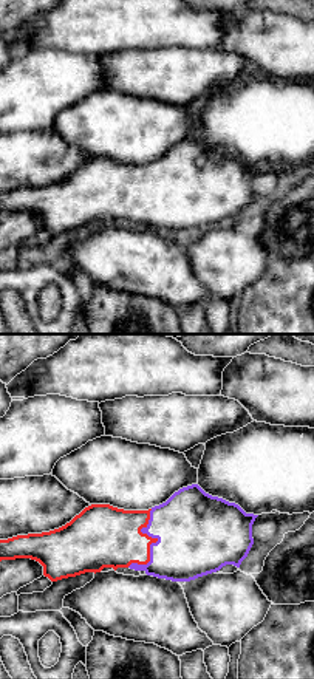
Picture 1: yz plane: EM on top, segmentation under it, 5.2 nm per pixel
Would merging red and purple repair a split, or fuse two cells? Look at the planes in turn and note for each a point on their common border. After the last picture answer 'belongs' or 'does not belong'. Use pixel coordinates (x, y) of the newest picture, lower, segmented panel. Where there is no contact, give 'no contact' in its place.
meets red at (153, 542)

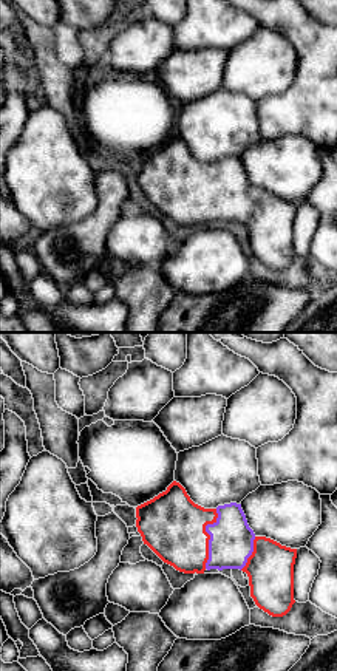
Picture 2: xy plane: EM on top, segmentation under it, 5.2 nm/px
meets red at (209, 537)

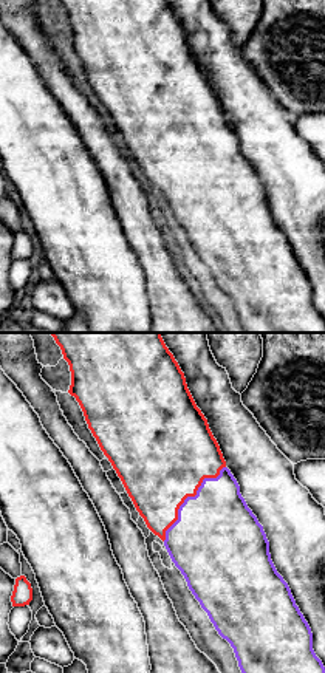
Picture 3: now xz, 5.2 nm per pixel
meets red at (188, 495)

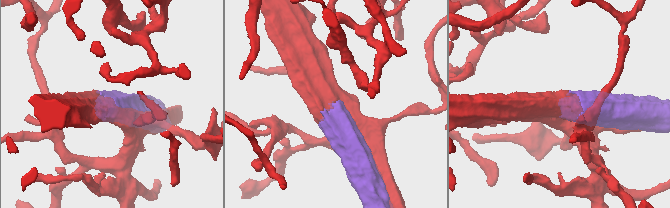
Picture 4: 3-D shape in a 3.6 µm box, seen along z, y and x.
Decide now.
belongs

